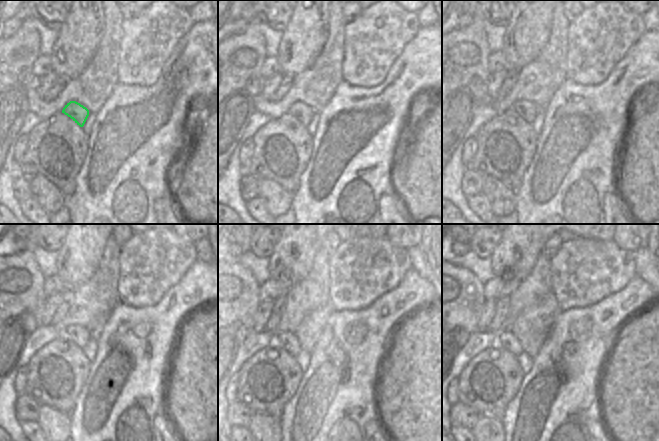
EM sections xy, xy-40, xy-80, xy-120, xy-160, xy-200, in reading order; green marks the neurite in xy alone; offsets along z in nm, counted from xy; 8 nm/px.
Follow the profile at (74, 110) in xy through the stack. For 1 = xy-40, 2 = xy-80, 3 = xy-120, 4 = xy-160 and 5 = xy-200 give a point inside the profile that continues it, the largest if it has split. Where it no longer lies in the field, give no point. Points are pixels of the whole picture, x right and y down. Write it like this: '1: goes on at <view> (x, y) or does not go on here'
1: goes on at xy-40 (302, 112)
2: goes on at xy-80 (527, 110)
3: goes on at xy-120 (77, 334)
4: goes on at xy-160 (288, 341)
5: goes on at xy-200 (505, 338)

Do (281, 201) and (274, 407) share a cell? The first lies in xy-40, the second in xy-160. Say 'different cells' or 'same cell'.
different cells

